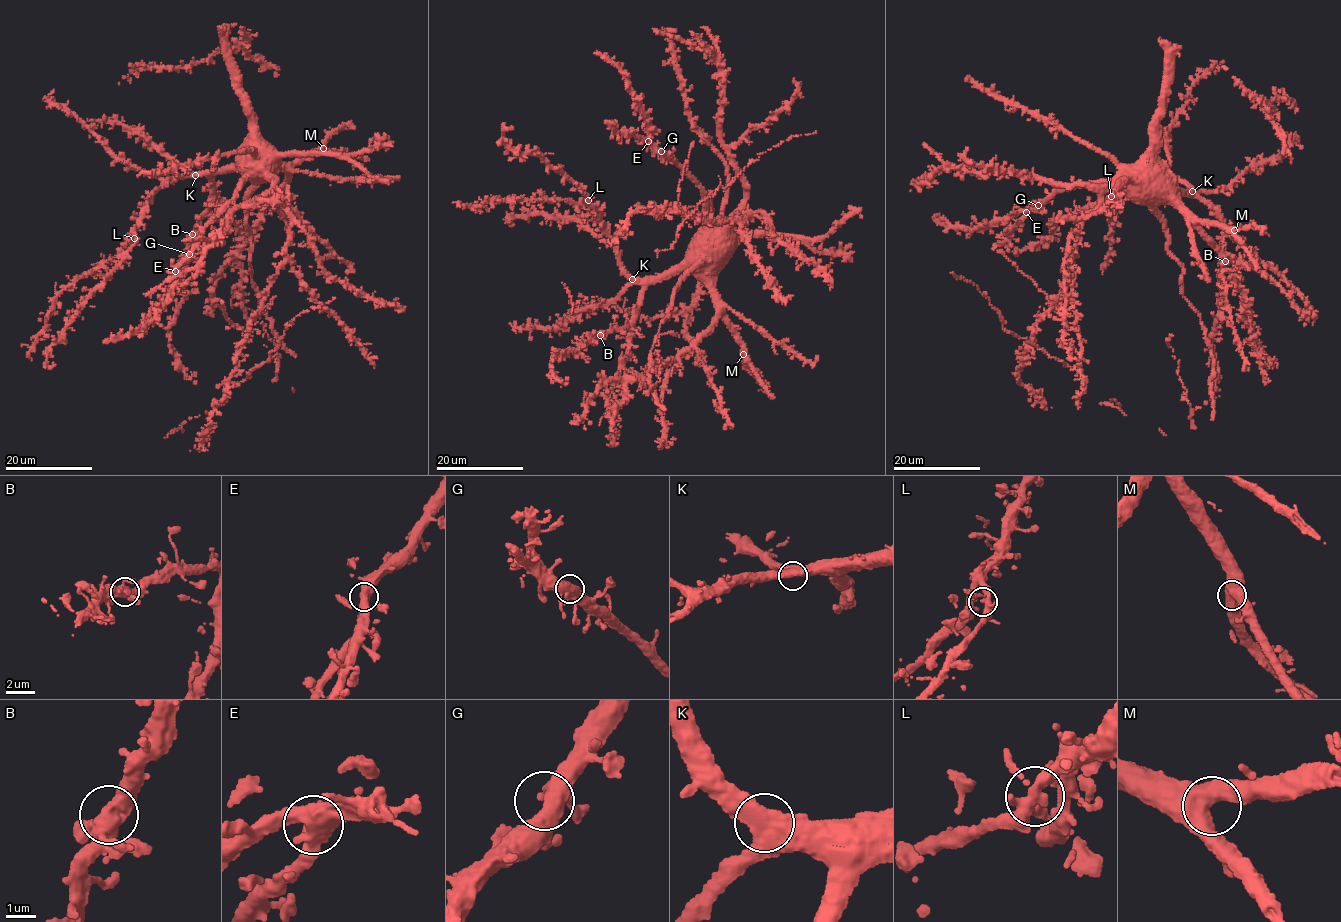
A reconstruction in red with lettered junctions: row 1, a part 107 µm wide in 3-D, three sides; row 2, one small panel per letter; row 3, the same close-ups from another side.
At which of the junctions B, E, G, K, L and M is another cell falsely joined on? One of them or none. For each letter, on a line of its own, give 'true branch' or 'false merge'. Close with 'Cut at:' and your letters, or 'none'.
B: true branch
E: true branch
G: true branch
K: true branch
L: true branch
M: true branch
Cut at: none

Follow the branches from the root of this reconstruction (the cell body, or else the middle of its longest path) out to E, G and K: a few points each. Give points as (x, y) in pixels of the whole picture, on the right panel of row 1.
E: (1133, 197), (1124, 186), (1091, 181), (1061, 188), (1026, 212)
G: (1133, 197), (1124, 186), (1091, 181), (1061, 188), (1038, 205)
K: (1133, 197), (1170, 189), (1184, 193), (1192, 191)

